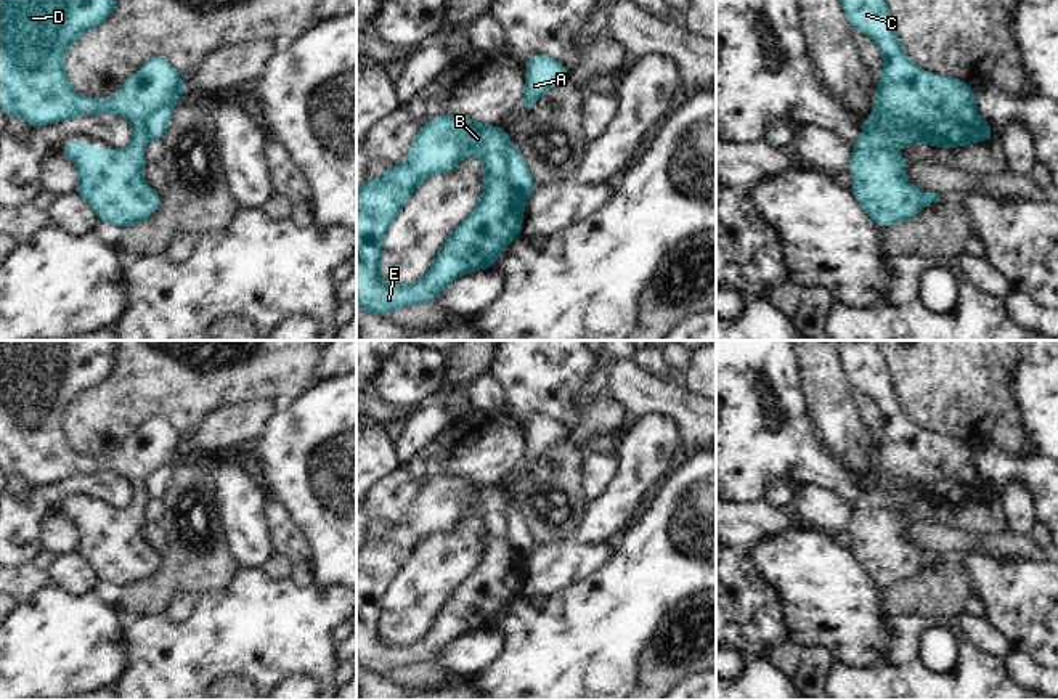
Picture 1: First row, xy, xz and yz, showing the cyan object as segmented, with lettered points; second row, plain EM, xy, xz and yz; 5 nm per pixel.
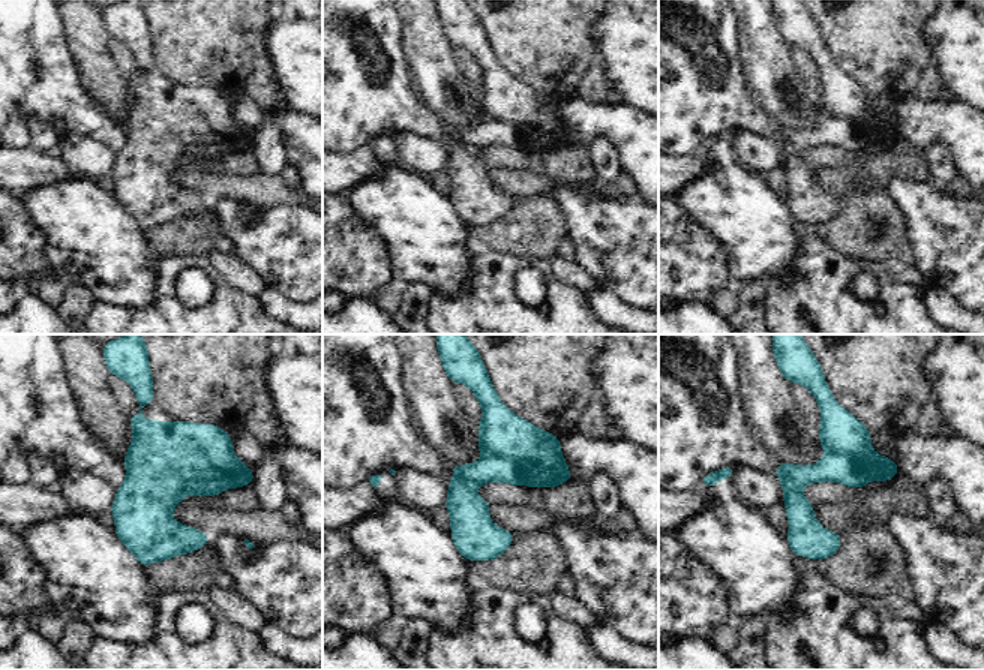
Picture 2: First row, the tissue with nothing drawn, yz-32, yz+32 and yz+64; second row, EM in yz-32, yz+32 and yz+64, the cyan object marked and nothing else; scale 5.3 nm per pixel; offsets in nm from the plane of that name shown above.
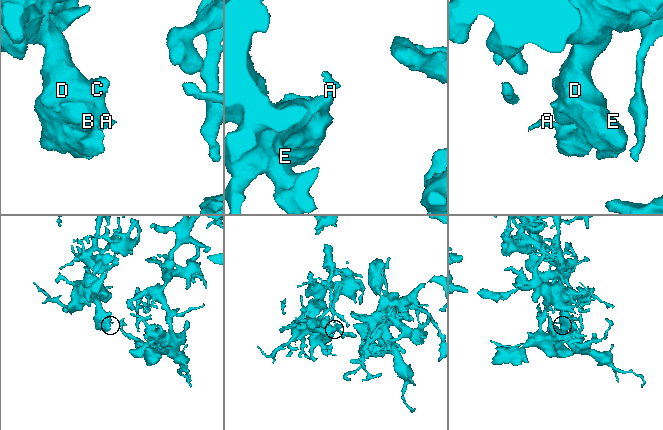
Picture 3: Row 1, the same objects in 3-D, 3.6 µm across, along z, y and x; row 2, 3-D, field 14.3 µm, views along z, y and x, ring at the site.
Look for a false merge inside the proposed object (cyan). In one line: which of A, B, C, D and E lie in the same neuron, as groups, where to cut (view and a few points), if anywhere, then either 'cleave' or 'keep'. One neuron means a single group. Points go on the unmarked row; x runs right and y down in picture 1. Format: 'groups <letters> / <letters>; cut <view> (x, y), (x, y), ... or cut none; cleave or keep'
groups A / B C D E; cut yz (866, 492), (874, 488), (878, 492), (923, 495); cleave

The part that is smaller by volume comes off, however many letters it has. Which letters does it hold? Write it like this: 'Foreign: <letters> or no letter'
Foreign: A.

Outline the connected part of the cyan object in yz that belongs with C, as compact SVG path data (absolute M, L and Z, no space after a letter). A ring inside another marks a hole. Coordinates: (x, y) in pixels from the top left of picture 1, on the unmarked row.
M873 340L838 345L848 384L867 392L885 417L877 440L878 459L870 472L869 490L853 503L848 530L854 536L854 556L880 586L914 578L941 556L912 546L902 535L910 523L896 512L897 506L926 501L936 507L965 506L994 496L975 466L975 450L952 437L922 430L899 405L886 360ZM893 477L915 477L923 496L878 493L875 486Z

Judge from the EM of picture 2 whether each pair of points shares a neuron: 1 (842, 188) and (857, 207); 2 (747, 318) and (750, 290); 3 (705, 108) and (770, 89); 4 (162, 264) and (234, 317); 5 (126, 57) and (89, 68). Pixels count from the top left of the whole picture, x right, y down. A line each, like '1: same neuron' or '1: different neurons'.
1: different neurons
2: same neuron
3: different neurons
4: same neuron
5: different neurons

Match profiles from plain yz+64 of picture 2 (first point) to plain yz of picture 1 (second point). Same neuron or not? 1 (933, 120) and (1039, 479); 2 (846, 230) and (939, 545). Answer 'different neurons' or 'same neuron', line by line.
1: same neuron
2: different neurons

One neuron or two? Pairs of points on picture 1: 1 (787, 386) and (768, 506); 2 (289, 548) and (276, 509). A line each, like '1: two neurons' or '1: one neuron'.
1: two neurons
2: one neuron

